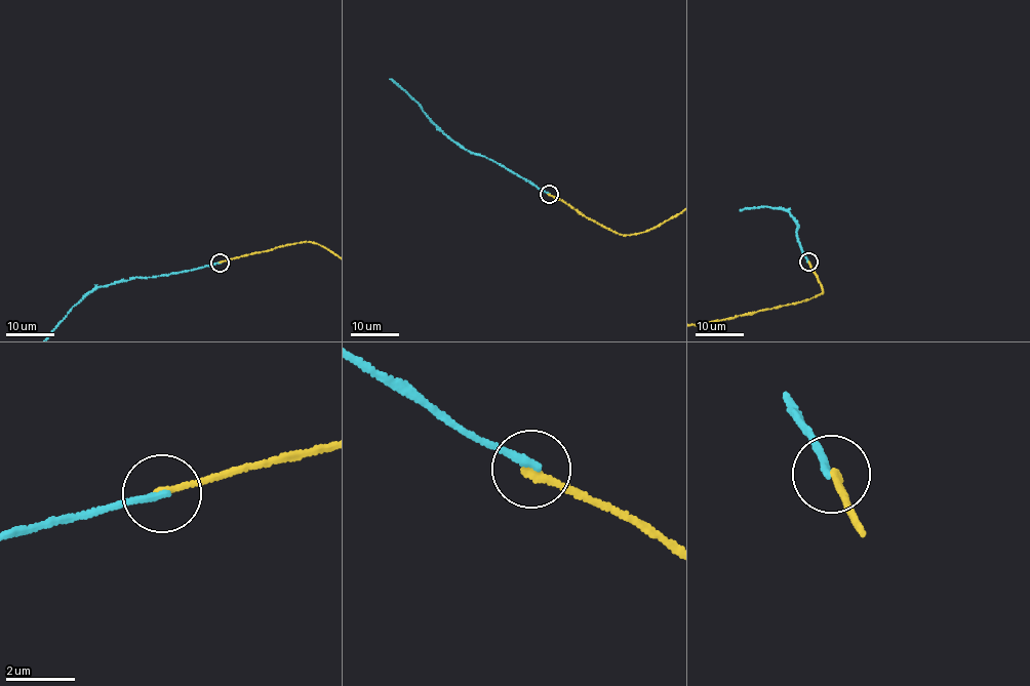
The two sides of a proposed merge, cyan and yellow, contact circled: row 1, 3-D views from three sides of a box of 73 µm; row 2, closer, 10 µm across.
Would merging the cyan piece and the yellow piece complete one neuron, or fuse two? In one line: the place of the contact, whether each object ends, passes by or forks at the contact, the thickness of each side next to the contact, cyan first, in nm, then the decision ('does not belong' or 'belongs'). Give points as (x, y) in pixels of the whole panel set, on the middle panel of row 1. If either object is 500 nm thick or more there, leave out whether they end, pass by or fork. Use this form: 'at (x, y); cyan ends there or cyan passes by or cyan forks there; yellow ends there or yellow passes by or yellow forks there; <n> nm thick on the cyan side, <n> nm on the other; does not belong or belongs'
at (549, 194); cyan ends there; yellow ends there; 200 nm thick on the cyan side, 180 nm on the other; does not belong

